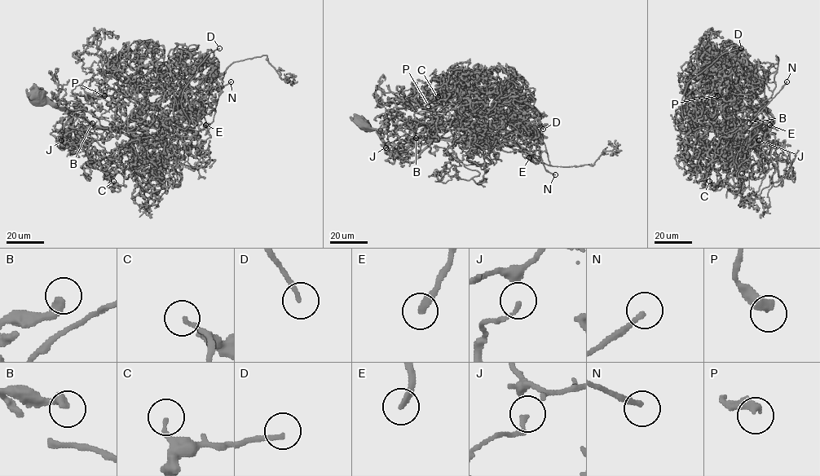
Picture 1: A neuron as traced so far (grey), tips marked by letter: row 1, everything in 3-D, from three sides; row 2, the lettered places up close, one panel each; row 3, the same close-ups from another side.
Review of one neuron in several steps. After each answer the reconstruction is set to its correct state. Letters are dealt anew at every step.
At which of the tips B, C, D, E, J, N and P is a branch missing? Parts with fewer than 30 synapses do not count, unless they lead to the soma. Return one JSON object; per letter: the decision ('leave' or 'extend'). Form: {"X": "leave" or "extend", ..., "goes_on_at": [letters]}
{"B": "extend", "C": "leave", "D": "extend", "E": "extend", "J": "leave", "N": "leave", "P": "leave", "goes_on_at": ["B", "D", "E"]}

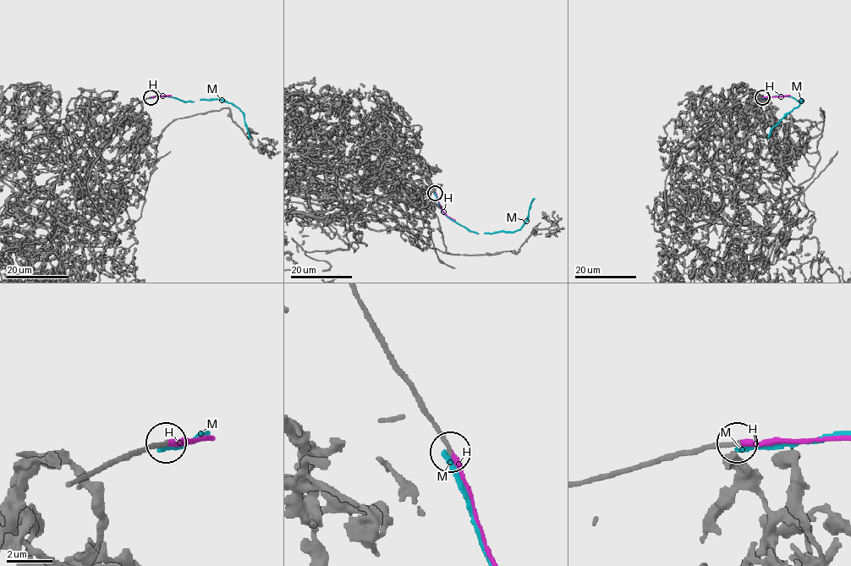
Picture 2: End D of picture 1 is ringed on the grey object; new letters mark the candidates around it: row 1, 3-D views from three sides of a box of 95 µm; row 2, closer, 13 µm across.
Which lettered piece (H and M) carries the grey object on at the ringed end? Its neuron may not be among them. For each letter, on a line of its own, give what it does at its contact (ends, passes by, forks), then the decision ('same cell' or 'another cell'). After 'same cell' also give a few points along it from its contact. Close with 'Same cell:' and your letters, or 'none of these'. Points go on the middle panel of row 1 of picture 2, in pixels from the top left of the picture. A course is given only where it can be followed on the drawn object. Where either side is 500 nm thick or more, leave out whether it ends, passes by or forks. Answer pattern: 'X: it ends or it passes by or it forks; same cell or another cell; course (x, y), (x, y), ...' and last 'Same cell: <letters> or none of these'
H: it ends; same cell; course (435, 192), (441, 208), (455, 221)
M: it ends; another cell
Same cell: H

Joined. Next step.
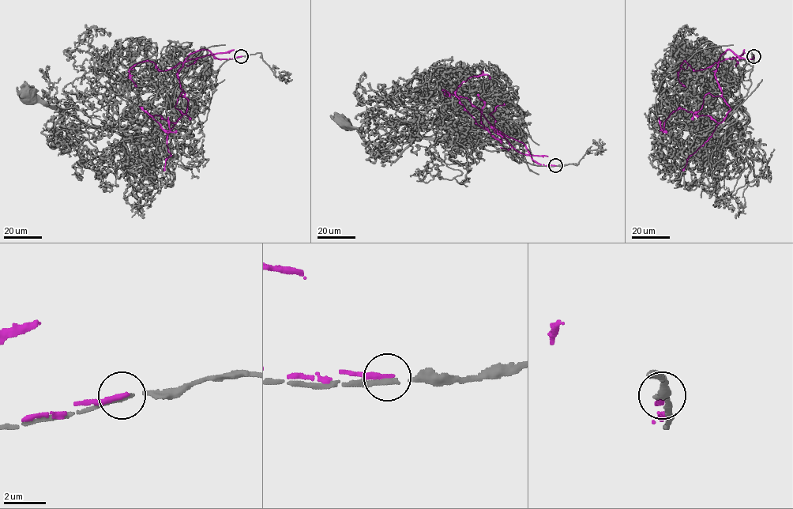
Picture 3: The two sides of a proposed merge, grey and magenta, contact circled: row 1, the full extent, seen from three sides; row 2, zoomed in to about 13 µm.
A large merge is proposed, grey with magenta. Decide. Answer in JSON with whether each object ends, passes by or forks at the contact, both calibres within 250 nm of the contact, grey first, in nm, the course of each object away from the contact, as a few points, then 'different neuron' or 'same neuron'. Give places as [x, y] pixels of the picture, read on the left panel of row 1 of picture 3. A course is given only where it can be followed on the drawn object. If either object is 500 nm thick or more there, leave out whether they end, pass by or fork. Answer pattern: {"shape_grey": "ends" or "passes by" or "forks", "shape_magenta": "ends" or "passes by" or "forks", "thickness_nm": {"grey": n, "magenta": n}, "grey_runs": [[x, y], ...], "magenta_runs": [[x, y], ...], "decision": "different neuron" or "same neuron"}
{"shape_grey": "passes by", "shape_magenta": "ends", "thickness_nm": {"grey": 180, "magenta": 280}, "grey_runs": [[241, 56], [227, 59], [206, 79], [202, 95], [185, 113], [144, 135], [87, 127], [59, 109], [27, 96]], "magenta_runs": [[241, 56], [187, 57], [178, 79], [185, 113], [170, 122], [141, 108], [167, 132], [168, 117]], "decision": "different neuron"}

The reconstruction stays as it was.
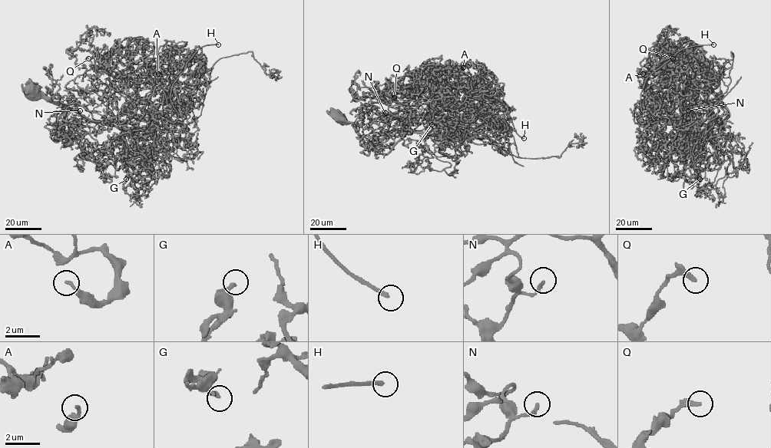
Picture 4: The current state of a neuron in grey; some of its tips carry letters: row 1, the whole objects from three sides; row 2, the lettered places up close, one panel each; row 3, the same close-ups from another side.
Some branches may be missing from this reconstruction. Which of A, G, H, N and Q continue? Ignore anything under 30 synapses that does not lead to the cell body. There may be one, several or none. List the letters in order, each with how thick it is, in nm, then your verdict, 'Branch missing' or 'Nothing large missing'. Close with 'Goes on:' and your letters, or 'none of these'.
A: Thickness 240 nm. Nothing large missing
G: Thickness 280 nm. Nothing large missing
H: Thickness 220 nm. Branch missing
N: Thickness 190 nm. Nothing large missing
Q: Thickness 240 nm. Nothing large missing
Goes on: H

